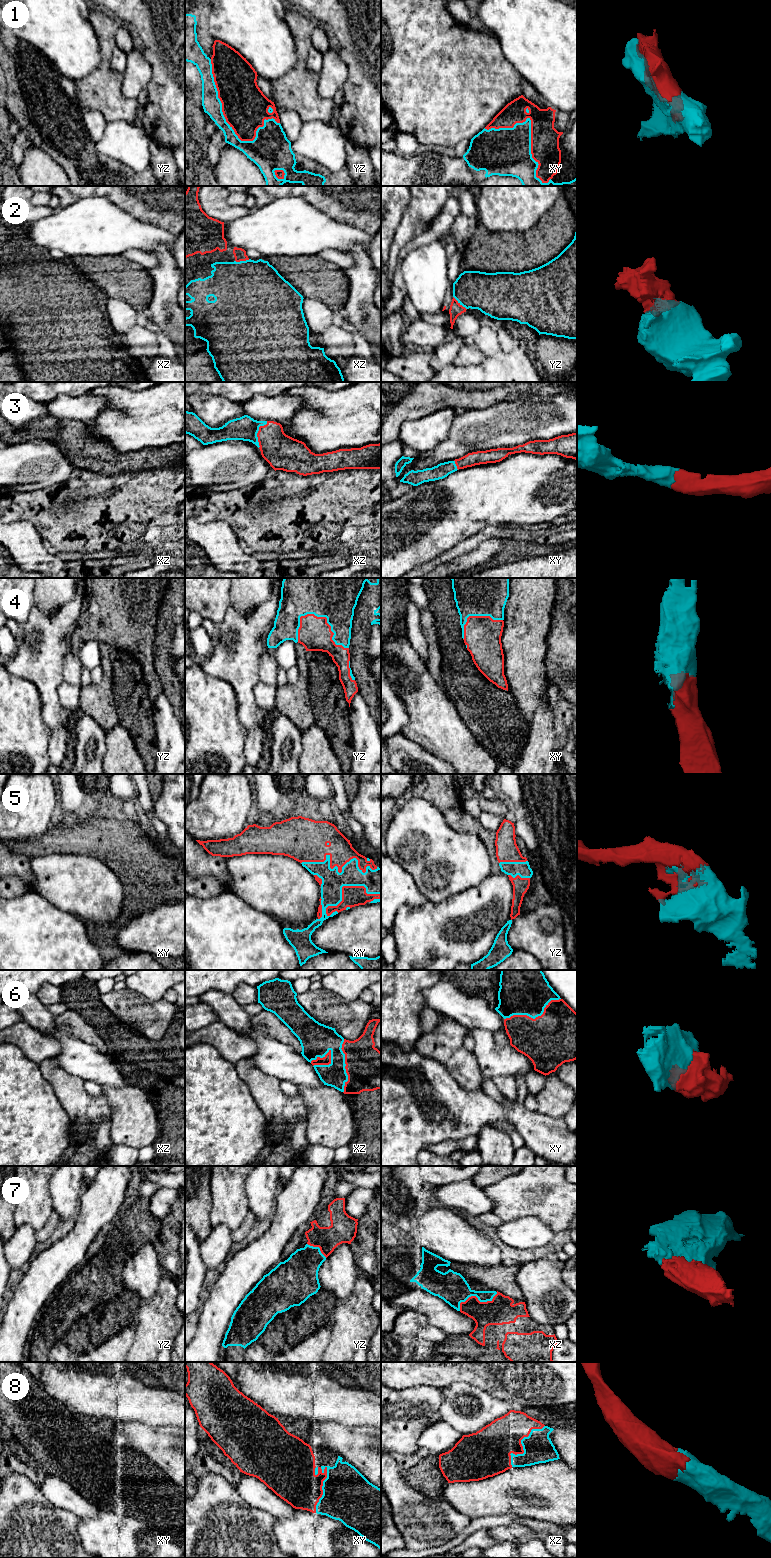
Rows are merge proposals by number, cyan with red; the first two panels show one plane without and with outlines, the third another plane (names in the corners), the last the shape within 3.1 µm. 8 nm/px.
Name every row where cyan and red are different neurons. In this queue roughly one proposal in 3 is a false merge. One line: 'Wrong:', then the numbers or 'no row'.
Wrong: no row

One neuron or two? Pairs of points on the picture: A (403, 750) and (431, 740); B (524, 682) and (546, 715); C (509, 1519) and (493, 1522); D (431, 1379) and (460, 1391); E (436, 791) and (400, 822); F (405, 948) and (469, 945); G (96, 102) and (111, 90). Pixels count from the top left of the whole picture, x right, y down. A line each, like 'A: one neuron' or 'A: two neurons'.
A: two neurons
B: two neurons
C: one neuron
D: two neurons
E: two neurons
F: one neuron
G: one neuron

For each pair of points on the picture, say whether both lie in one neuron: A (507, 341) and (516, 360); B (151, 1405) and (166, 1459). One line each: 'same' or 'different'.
A: different
B: different

